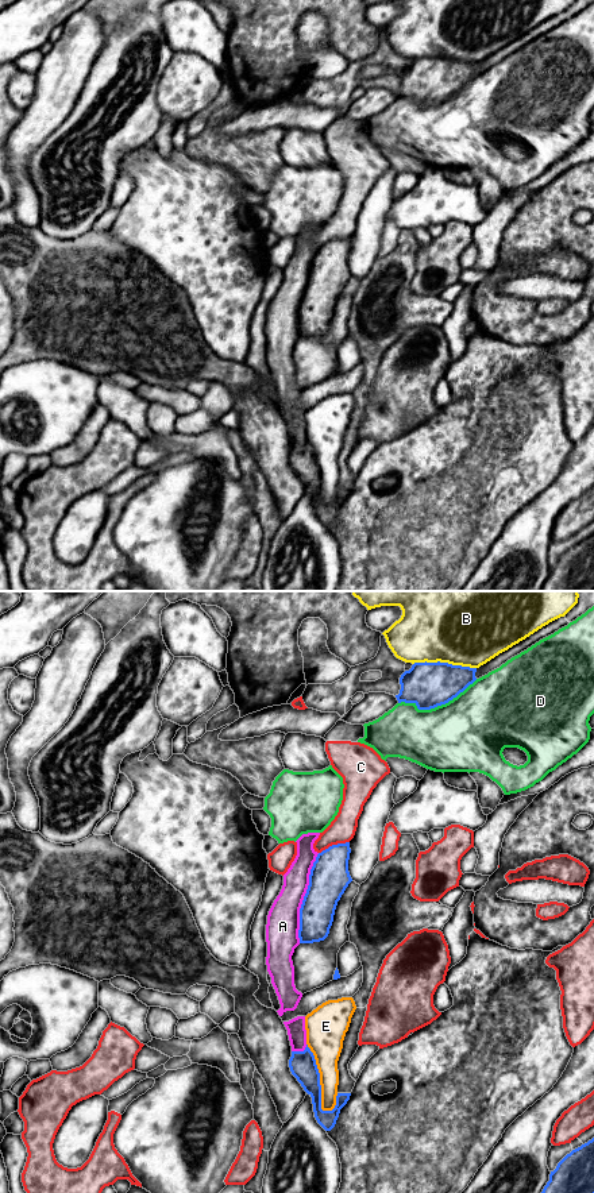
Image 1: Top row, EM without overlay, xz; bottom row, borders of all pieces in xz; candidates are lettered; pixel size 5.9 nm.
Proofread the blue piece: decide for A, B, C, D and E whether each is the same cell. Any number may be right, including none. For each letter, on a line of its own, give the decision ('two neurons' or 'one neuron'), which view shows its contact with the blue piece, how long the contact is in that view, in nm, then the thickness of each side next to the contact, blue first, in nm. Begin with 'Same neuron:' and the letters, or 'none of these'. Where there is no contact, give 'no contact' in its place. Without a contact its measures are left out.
Same neuron: A
A: one neuron | xz | 550 nm | 240/190 nm
B: two neurons | xz | 380 nm | 280/500 nm
C: two neurons | xz | 200 nm | 240/160 nm
D: two neurons | xz | 500 nm | 280/440 nm
E: two neurons | xz | 440 nm | 160/200 nm

